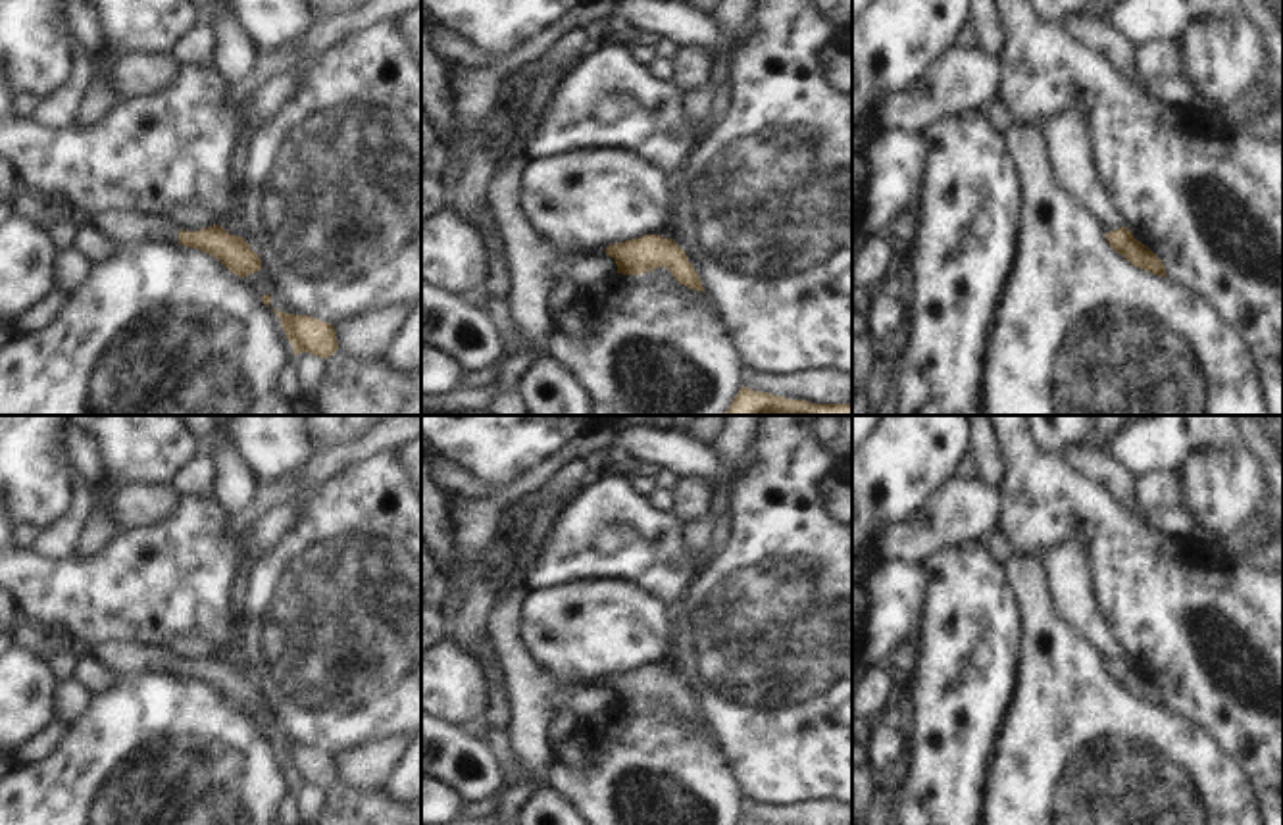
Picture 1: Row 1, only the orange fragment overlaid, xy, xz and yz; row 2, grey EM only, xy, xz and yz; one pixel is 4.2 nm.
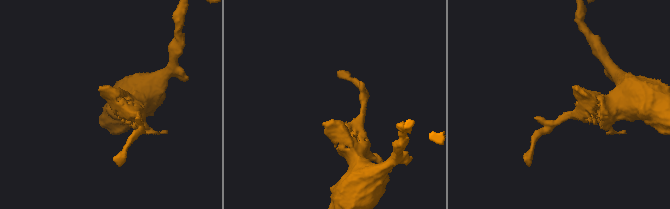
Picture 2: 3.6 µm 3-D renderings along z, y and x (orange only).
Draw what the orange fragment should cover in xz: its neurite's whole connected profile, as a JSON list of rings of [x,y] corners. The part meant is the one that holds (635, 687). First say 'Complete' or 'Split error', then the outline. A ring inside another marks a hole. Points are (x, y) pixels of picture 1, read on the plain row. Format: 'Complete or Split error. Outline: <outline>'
Split error. Outline: [[[644,665],[625,673],[610,675],[608,679],[577,679],[546,671],[556,687],[564,692],[608,685],[617,694],[617,704],[642,706],[658,698],[667,698],[671,706],[692,721],[702,721],[702,712],[689,692],[687,683],[673,671],[660,665]]]

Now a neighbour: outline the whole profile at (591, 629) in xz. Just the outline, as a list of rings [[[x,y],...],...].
[[[569,581],[529,590],[521,642],[544,669],[608,679],[669,654],[669,604],[631,581]]]

